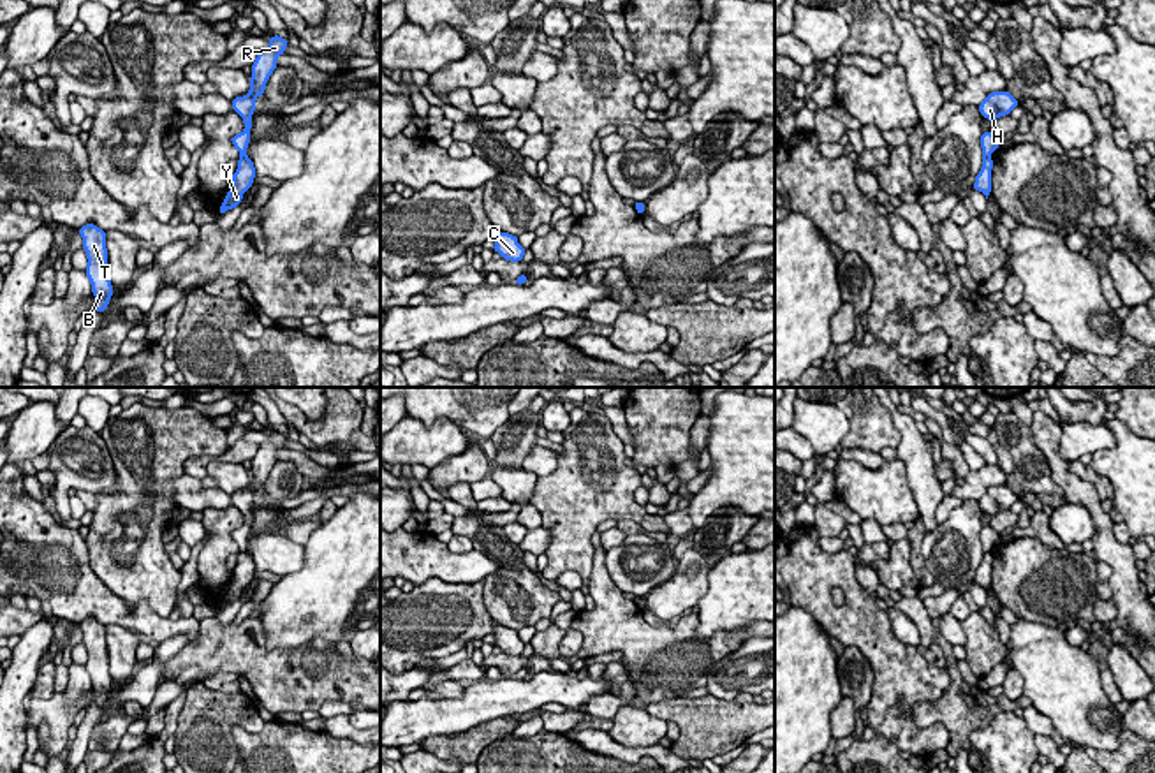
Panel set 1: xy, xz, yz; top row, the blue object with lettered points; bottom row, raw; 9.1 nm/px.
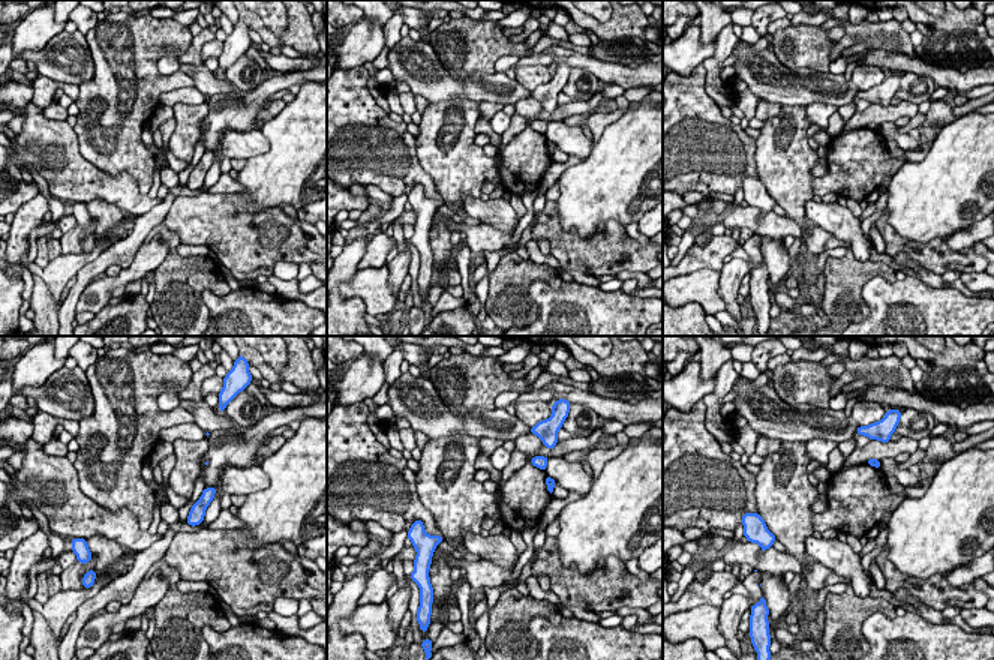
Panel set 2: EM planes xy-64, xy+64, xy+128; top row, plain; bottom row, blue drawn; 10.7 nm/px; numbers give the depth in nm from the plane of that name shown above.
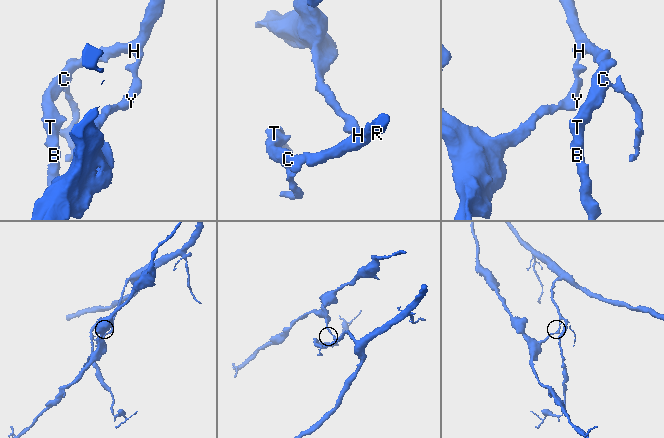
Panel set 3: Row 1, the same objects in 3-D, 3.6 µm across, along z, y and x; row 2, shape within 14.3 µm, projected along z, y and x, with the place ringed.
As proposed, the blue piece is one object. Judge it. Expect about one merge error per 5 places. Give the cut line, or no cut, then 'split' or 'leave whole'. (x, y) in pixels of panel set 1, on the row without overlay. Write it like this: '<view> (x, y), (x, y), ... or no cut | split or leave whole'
xy (245, 550), (240, 553) | split

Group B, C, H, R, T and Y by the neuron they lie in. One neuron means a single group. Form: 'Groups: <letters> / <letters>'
Groups: B C H R T / Y

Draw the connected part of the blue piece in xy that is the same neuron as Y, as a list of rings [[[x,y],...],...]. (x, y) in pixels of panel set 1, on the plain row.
[[[245,551],[238,555],[238,563],[232,569],[232,583],[227,586],[218,609],[225,607],[227,604],[234,604],[241,593],[243,588],[254,579],[254,572],[255,572],[255,562],[254,556]]]

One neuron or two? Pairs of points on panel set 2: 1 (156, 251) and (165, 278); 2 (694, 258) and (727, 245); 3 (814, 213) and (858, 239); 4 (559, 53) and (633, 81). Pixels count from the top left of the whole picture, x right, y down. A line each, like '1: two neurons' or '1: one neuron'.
1: two neurons
2: one neuron
3: one neuron
4: one neuron

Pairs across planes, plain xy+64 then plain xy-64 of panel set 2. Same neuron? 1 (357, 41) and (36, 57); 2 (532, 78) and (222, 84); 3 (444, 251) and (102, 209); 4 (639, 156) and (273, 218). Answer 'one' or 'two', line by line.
1: two
2: one
3: one
4: two

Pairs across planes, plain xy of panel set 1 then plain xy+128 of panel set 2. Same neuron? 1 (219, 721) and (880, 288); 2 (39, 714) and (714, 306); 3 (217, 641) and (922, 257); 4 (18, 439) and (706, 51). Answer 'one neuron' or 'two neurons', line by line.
1: two neurons
2: one neuron
3: one neuron
4: one neuron

